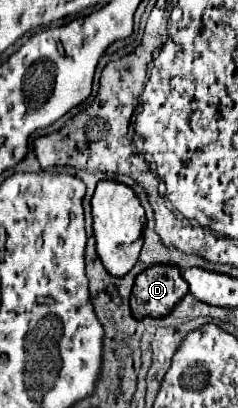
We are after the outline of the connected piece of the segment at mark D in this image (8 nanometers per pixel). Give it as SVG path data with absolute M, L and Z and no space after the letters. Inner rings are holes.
M154 265L148 267L146 271L142 271L136 277L134 289L132 289L132 299L130 299L130 307L132 307L132 315L136 319L142 317L166 317L174 305L186 295L186 281L182 279L182 271L174 265Z

